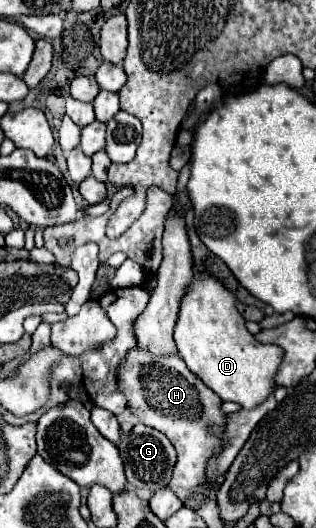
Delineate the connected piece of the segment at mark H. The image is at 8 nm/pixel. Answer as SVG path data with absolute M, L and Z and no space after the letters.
M132 349L120 365L120 371L126 375L118 377L118 385L128 399L130 411L148 427L162 431L178 451L178 461L168 487L180 499L192 495L202 485L206 461L218 447L218 439L212 437L206 427L208 423L222 425L226 421L226 415L220 411L220 399L188 371L178 355L152 357L150 353Z

